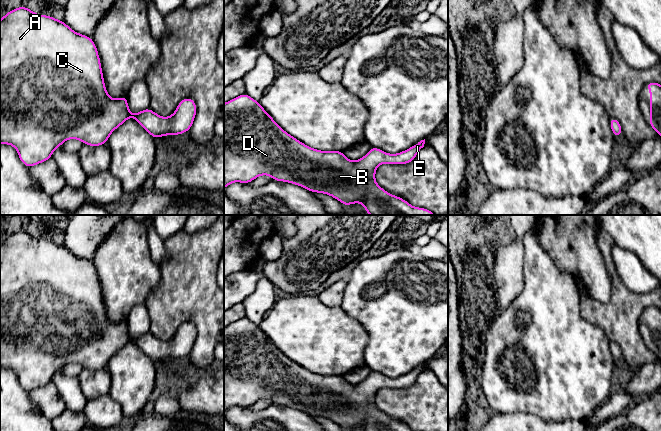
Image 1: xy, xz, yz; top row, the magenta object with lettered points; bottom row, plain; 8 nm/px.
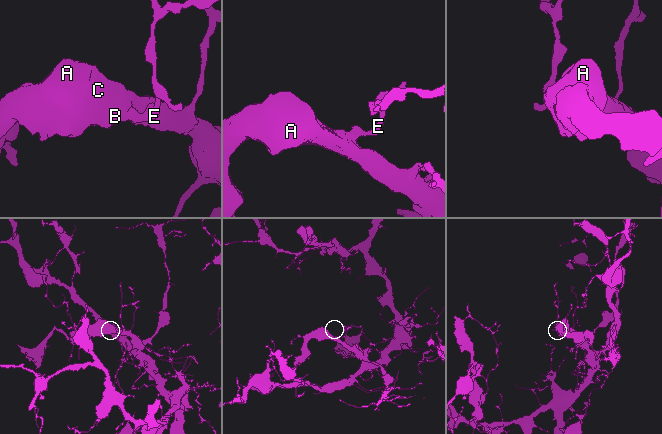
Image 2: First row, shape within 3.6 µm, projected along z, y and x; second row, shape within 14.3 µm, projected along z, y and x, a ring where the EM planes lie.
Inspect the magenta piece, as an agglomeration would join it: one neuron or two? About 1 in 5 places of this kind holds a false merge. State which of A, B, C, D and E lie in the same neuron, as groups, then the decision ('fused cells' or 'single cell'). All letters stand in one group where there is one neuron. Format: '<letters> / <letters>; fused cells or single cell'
A B C D E; single cell

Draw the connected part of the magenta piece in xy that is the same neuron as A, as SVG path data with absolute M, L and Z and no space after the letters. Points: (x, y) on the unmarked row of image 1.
M25 230L11 234L0 244L0 368L15 371L20 385L28 392L50 383L54 374L68 363L77 363L93 371L104 369L111 357L130 341L154 363L180 359L190 354L196 336L195 325L184 322L170 341L161 341L150 332L132 338L127 320L112 323L108 319L92 262L75 256L62 244L37 239Z

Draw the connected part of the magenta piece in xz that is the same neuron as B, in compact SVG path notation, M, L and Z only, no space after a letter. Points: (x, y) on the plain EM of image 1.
M244 317L224 327L224 413L233 406L249 408L261 399L269 399L275 405L330 419L344 430L362 427L364 431L413 431L381 412L376 407L375 396L383 387L404 389L412 386L424 368L425 363L397 378L371 371L364 381L350 385L343 375L313 373L289 359L258 325Z

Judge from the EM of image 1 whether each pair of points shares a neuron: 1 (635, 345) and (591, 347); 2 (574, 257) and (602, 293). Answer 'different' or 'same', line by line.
1: different
2: same

